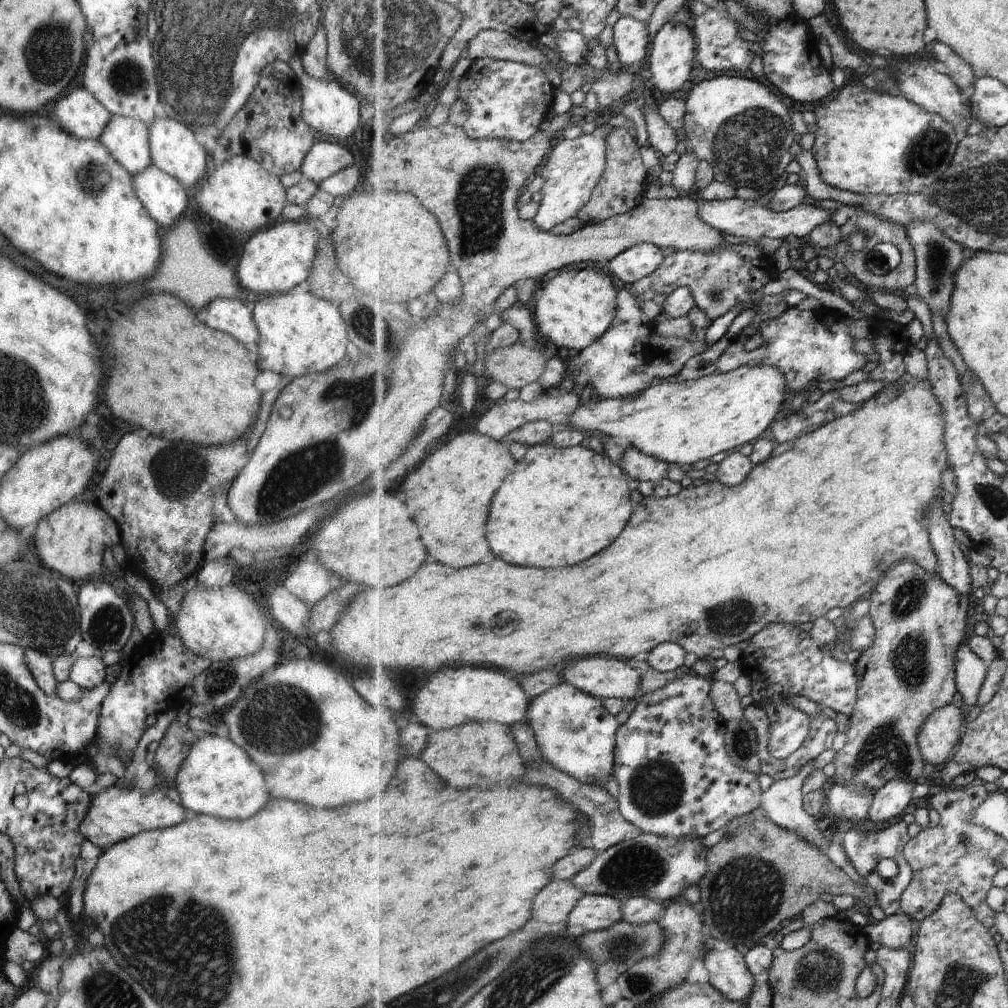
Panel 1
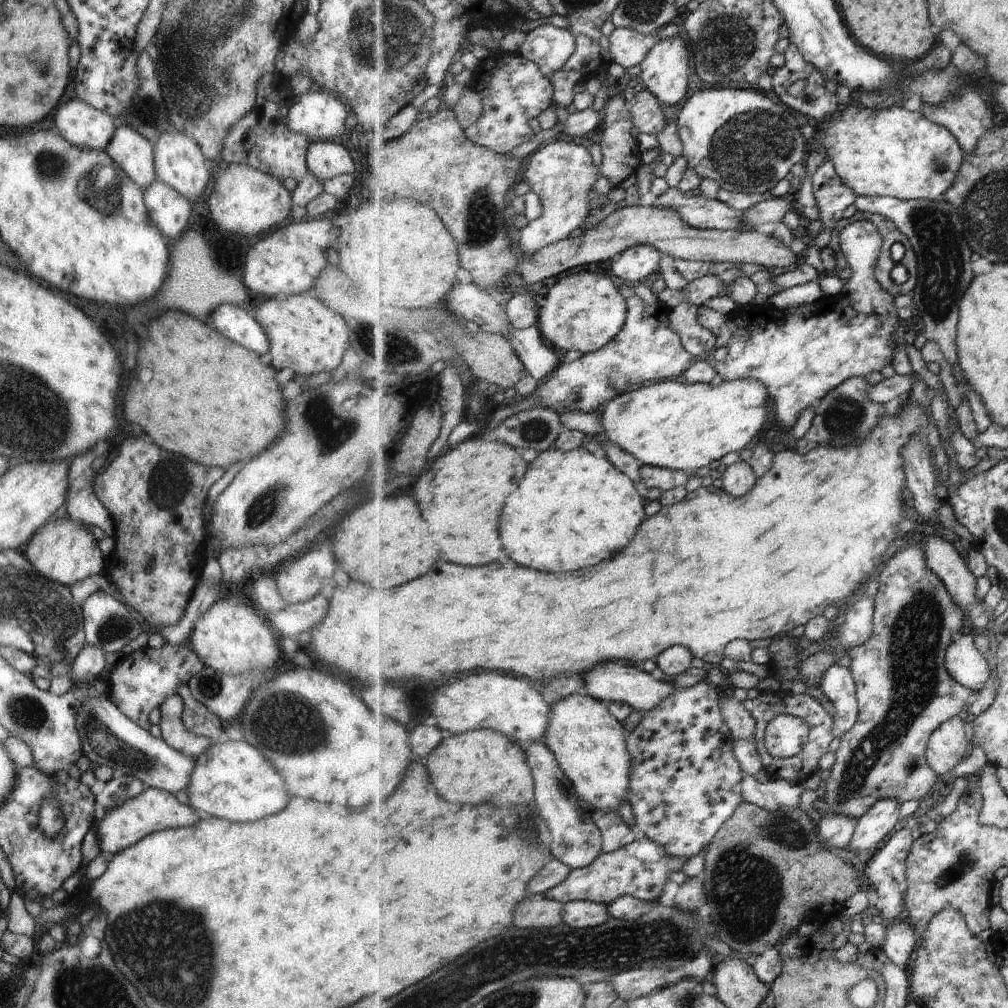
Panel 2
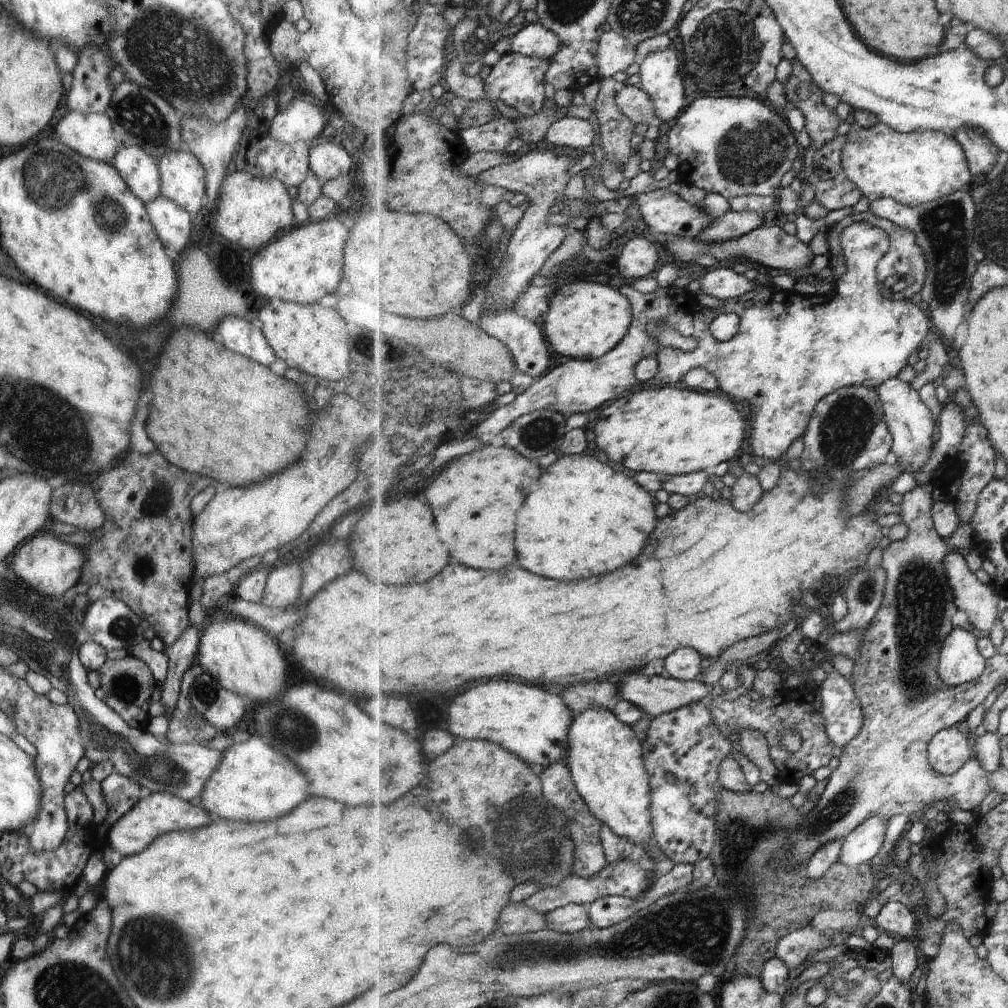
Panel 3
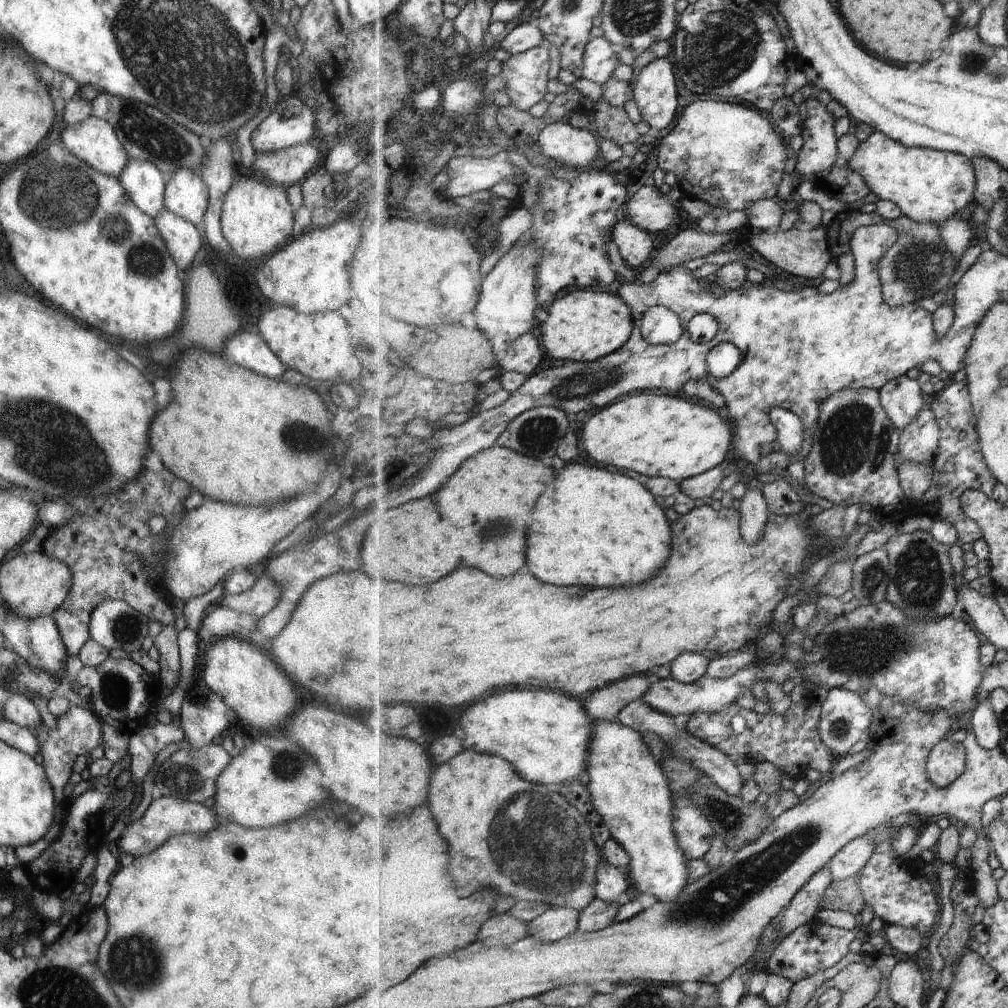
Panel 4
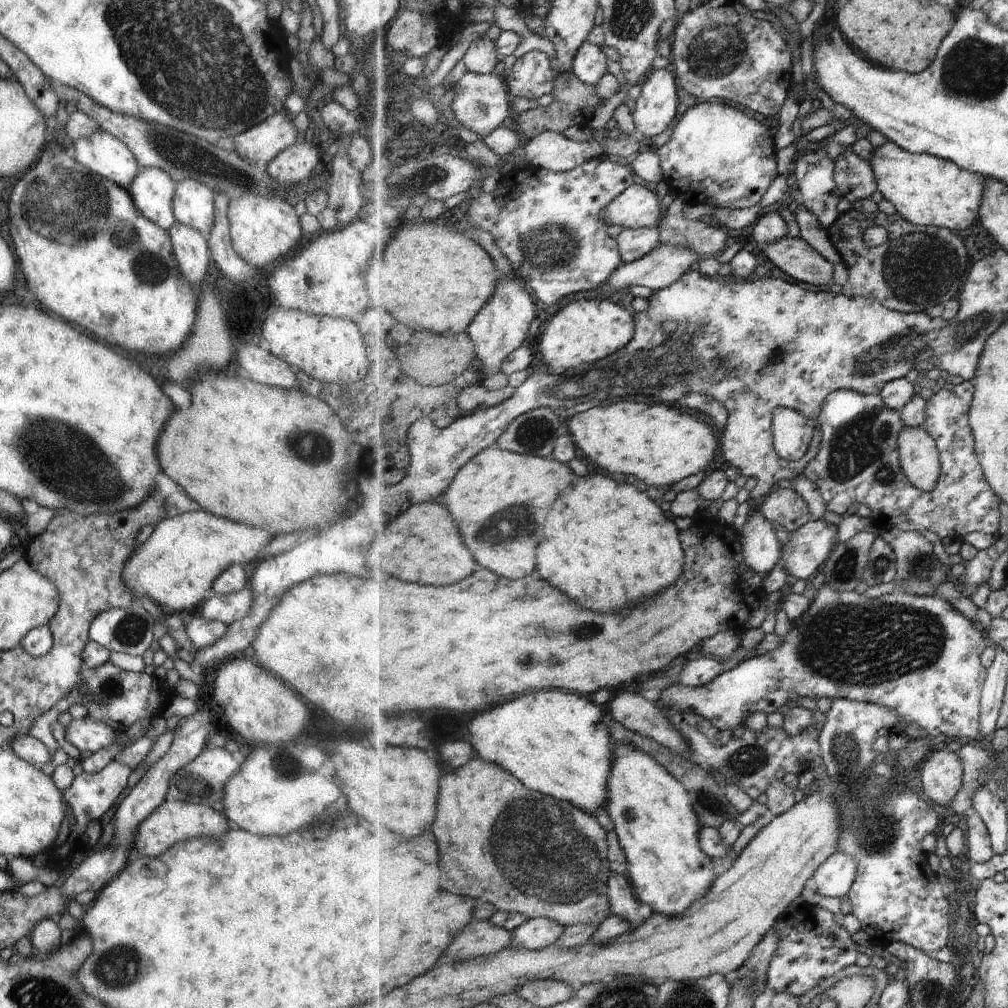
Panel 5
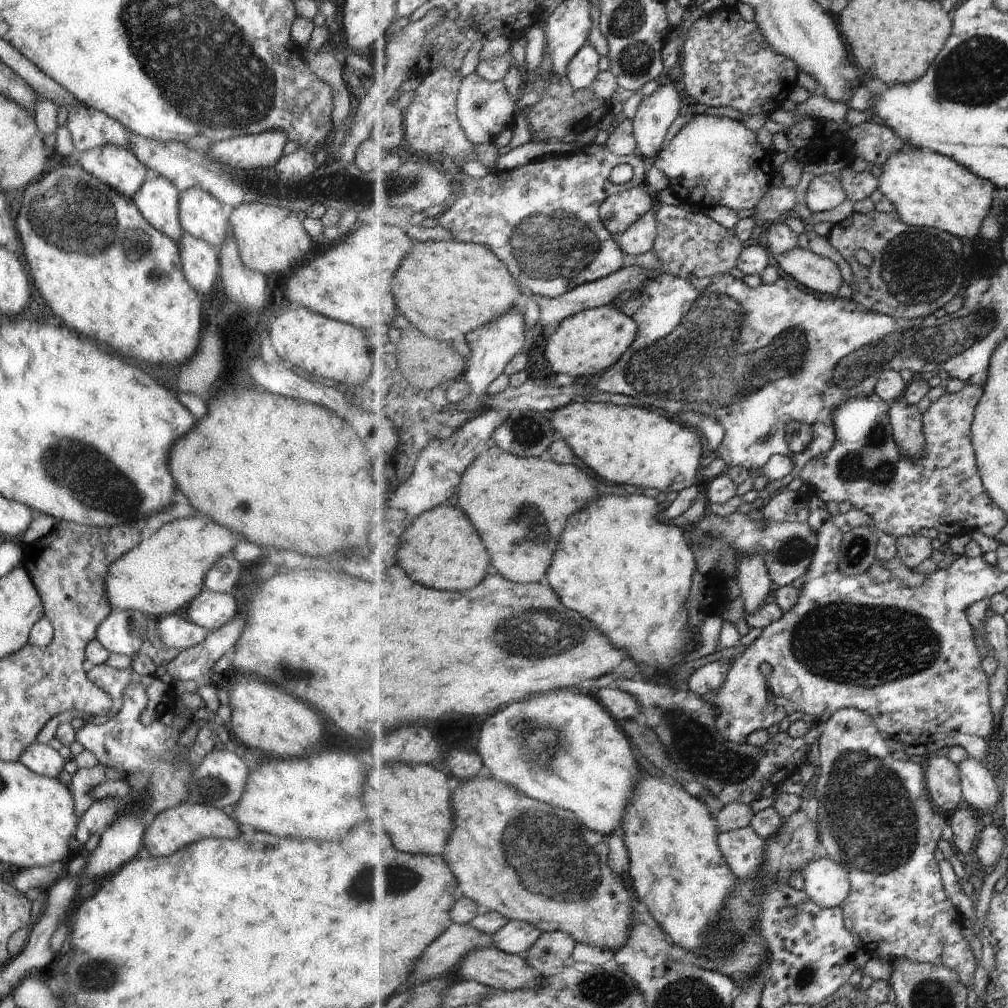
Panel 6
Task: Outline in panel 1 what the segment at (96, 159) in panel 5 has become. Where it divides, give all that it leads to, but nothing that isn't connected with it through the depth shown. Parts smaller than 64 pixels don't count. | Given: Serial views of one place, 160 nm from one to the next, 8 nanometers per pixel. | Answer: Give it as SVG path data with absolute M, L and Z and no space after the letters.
M86 87L76 88L55 105L59 126L79 139L96 140L111 119L111 112Z

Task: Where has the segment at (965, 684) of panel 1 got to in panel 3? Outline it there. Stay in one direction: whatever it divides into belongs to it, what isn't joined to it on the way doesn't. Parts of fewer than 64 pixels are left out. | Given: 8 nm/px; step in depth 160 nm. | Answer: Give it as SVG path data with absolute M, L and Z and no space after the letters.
M958 625L942 648L938 672L946 686L958 688L981 679L988 664L982 656L979 639Z

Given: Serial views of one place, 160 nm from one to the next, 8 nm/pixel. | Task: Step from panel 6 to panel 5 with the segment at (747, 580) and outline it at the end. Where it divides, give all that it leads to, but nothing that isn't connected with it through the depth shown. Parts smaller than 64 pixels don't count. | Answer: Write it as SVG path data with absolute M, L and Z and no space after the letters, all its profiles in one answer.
M763 513L752 515L741 530L740 549L754 571L768 575L776 568L776 564L782 562L782 542L778 540L772 521Z

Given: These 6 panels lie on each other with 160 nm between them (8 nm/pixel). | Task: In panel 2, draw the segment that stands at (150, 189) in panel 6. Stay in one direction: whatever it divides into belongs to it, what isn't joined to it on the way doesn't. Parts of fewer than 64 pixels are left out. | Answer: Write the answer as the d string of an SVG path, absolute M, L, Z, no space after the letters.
M118 123L105 152L143 191L156 180L153 146L134 128Z

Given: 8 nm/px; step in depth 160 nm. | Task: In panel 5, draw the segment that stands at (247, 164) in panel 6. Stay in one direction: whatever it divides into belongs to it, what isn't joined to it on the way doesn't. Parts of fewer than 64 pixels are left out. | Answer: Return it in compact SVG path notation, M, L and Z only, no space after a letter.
M284 108L268 120L234 136L237 155L241 159L254 161L255 165L266 166L280 152L296 144L298 132L292 122L295 116Z

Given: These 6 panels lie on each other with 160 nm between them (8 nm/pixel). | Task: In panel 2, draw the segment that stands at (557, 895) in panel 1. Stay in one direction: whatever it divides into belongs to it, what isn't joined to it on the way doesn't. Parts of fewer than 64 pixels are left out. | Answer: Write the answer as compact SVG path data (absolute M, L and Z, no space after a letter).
M544 894L529 896L518 904L514 925L525 930L550 929L563 925L564 906Z

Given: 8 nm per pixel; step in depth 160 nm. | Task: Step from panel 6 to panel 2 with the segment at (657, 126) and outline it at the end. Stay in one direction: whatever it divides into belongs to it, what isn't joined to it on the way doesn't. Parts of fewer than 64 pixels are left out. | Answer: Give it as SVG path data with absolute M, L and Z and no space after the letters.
M680 36L664 39L651 50L641 65L643 73L640 78L645 87L655 96L658 96L664 106L676 106L690 94L690 78L692 78L691 51L688 50L686 42Z

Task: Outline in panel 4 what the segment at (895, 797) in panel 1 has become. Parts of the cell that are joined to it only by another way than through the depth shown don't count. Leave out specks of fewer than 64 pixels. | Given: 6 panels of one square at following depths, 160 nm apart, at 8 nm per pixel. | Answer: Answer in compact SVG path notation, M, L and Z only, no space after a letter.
M862 836L848 844L841 852L838 852L828 866L834 876L833 882L842 882L842 880L859 876L872 860L874 852L876 852L876 844L868 836Z

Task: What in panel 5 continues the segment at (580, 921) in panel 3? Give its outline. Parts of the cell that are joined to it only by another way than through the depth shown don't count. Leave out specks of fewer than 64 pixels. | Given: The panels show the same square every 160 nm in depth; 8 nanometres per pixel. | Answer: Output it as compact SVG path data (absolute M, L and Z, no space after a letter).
M550 918L530 919L513 932L515 948L541 950L557 944L567 928Z

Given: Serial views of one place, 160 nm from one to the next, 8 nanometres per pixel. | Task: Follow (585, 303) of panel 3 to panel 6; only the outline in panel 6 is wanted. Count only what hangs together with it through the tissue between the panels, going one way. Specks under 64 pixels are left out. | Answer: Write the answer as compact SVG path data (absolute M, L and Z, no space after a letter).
M606 305L569 316L548 339L547 357L552 370L574 378L593 377L608 371L637 342L640 326L621 308Z

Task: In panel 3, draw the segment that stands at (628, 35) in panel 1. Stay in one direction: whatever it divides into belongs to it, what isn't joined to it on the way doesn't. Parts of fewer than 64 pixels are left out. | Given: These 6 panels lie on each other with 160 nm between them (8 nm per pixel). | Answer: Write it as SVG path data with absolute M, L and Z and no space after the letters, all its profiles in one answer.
M613 30L601 36L600 50L598 50L598 64L603 78L612 78L618 72L628 72L628 68L638 58L637 46L626 36Z

